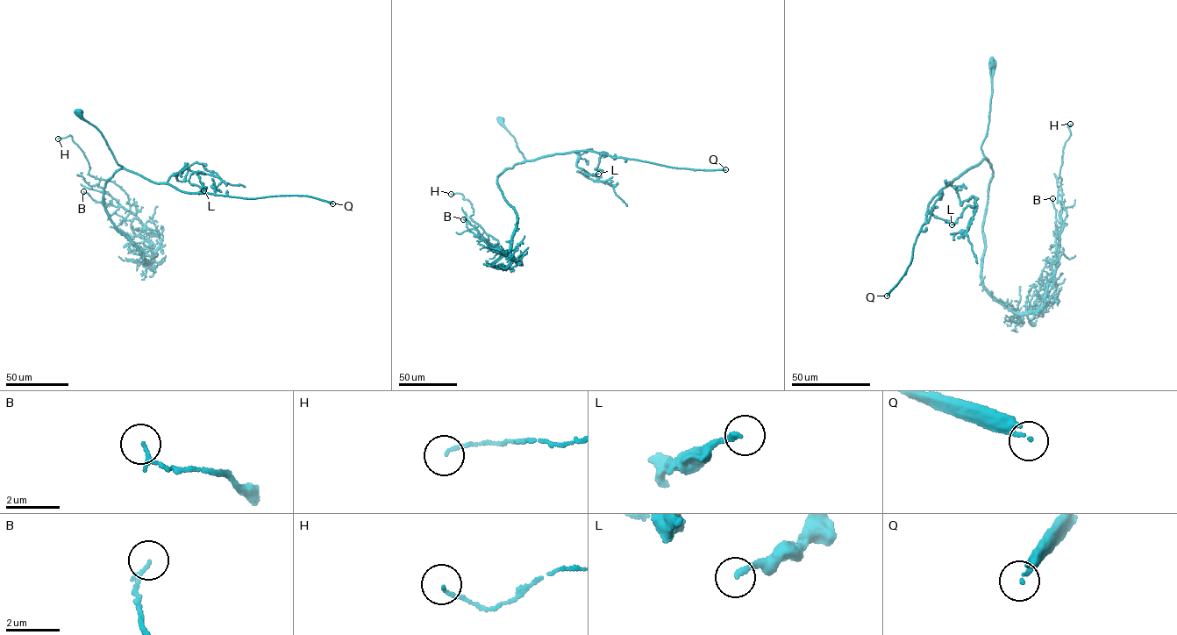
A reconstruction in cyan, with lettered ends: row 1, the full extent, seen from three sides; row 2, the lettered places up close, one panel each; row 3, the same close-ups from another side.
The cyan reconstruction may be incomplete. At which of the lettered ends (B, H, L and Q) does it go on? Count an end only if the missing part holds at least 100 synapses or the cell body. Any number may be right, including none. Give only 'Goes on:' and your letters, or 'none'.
Goes on: Q

